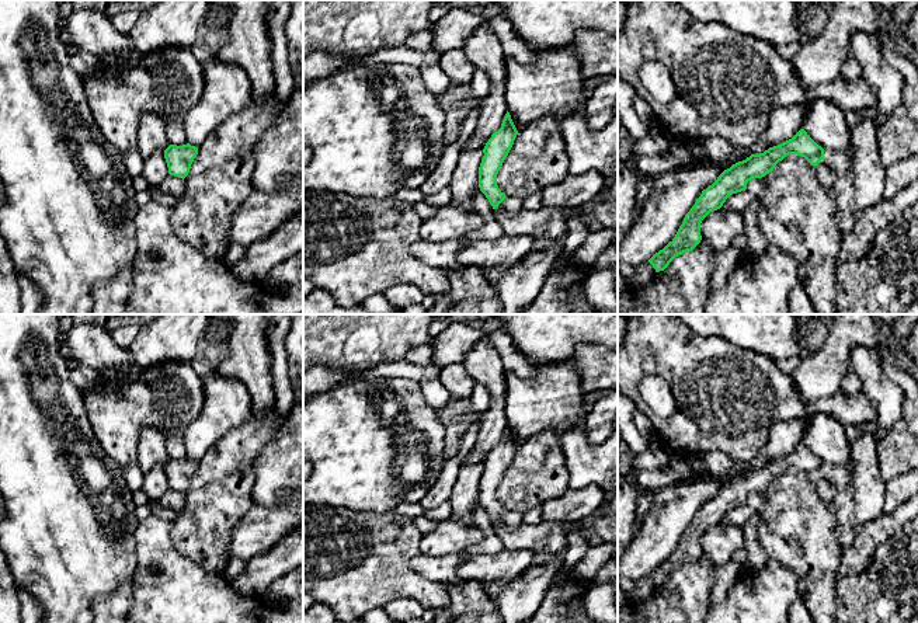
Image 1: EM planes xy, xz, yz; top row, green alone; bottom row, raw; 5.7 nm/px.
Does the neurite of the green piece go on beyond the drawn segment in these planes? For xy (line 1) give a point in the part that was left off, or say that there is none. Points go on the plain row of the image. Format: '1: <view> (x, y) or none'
1: none

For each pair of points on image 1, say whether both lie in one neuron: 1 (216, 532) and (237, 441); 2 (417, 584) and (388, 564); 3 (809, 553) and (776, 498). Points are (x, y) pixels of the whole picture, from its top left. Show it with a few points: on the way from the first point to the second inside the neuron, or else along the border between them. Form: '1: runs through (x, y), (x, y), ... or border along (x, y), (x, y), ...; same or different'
1: runs through (216, 510), (216, 500), (229, 463); same
2: runs through (410, 583), (404, 581), (395, 571); same
3: runs through (805, 539), (796, 528), (796, 518), (790, 512); same

